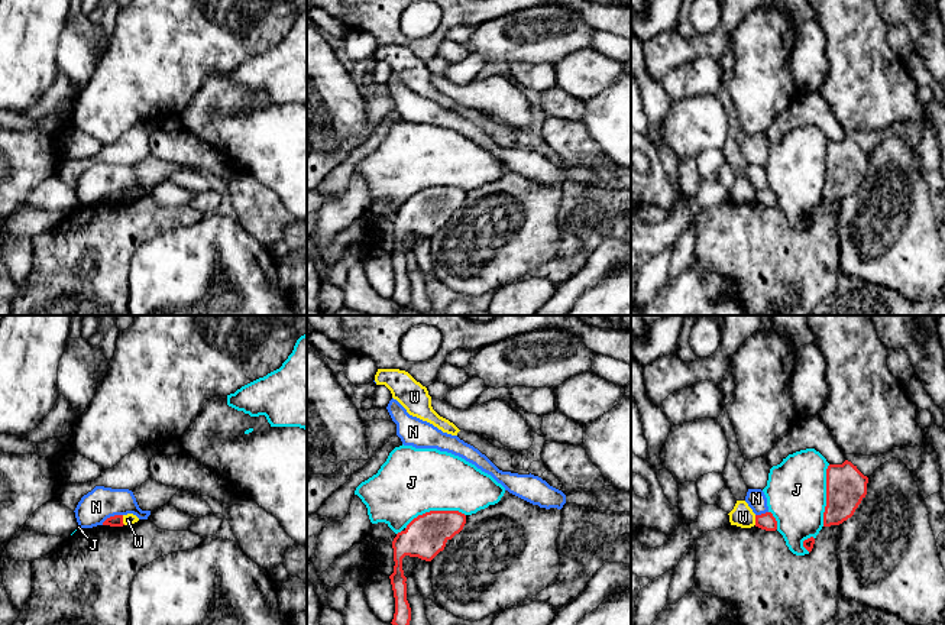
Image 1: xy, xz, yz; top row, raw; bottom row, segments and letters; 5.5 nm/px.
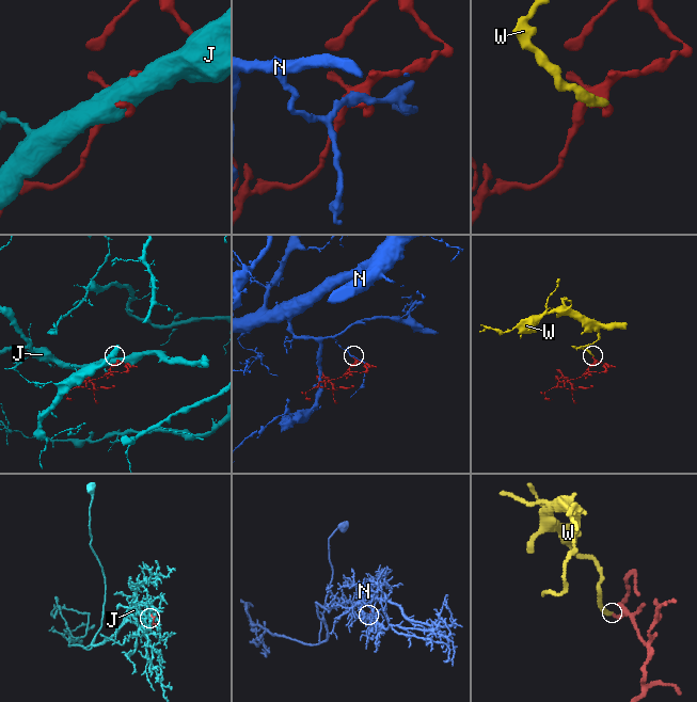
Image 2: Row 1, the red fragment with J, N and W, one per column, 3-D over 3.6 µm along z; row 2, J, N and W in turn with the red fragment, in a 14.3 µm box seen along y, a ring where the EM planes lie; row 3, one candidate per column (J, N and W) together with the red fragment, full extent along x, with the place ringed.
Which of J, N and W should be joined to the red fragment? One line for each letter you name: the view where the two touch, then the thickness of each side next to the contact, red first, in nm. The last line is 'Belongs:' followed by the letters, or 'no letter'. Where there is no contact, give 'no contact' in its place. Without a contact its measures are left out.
Belongs: no letter

